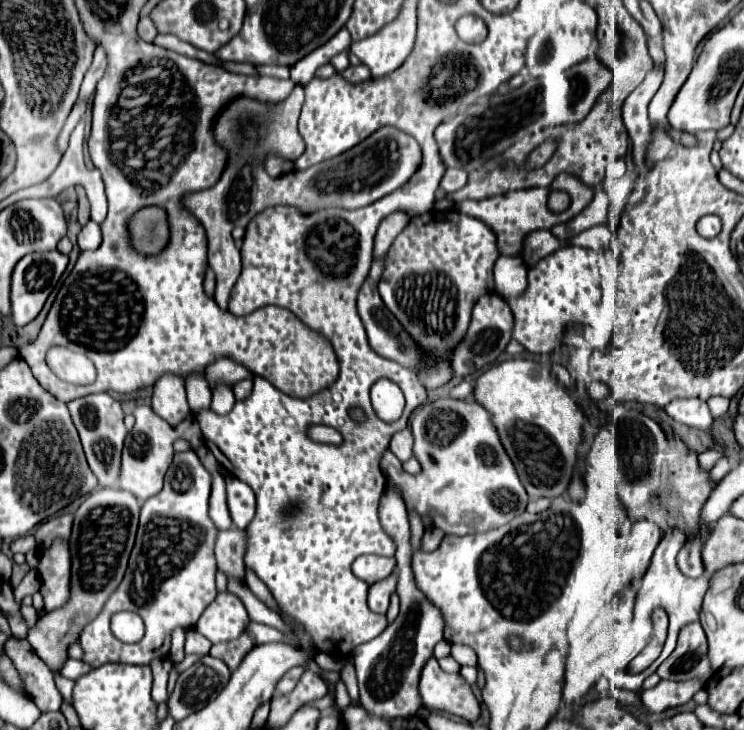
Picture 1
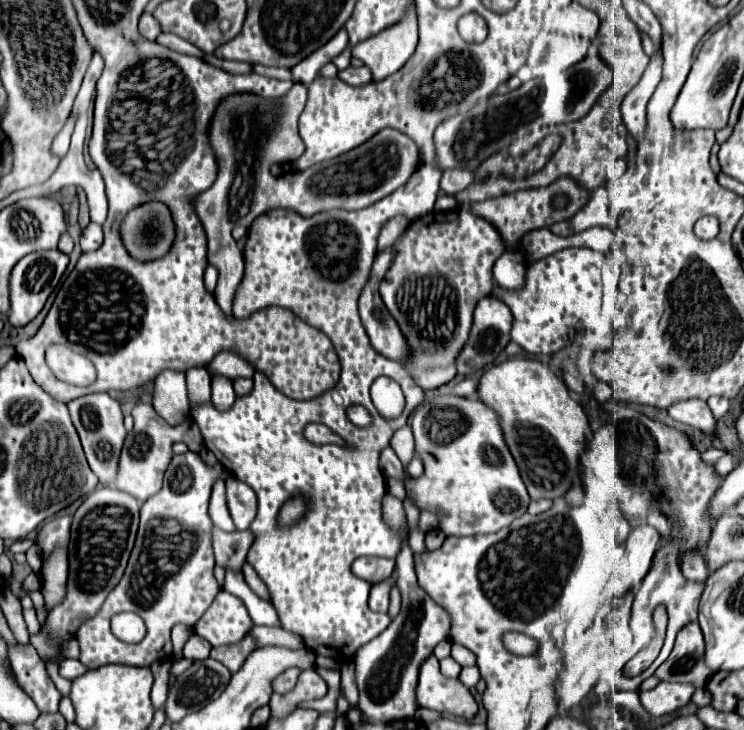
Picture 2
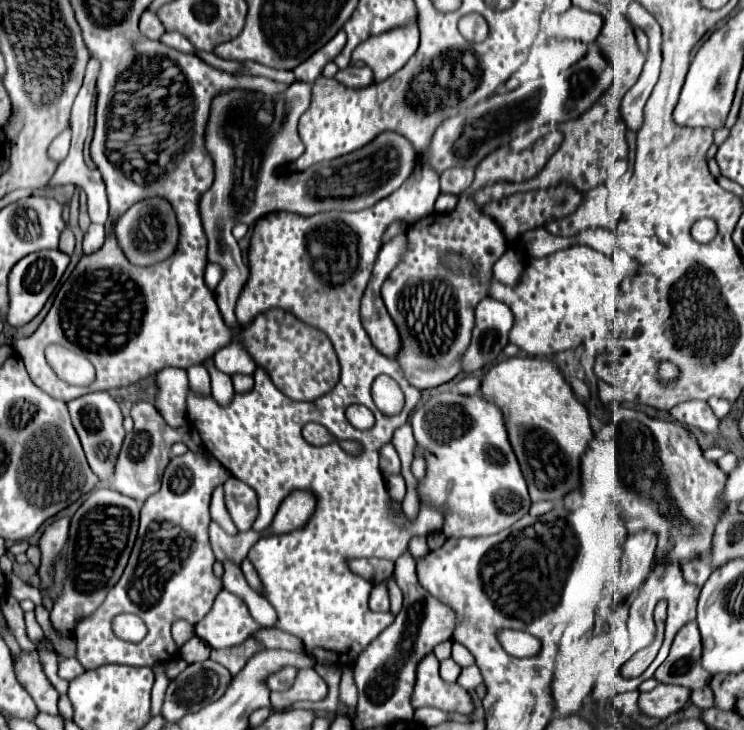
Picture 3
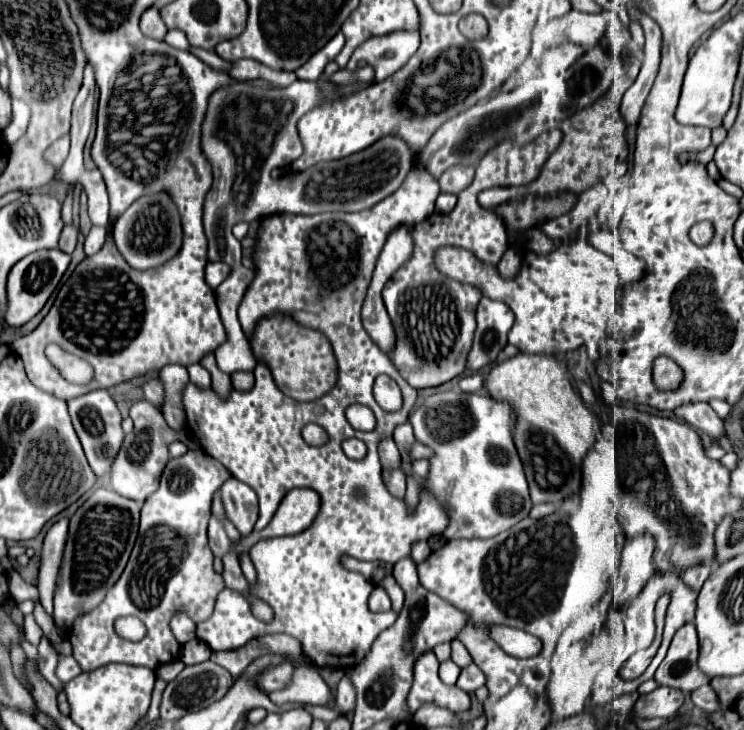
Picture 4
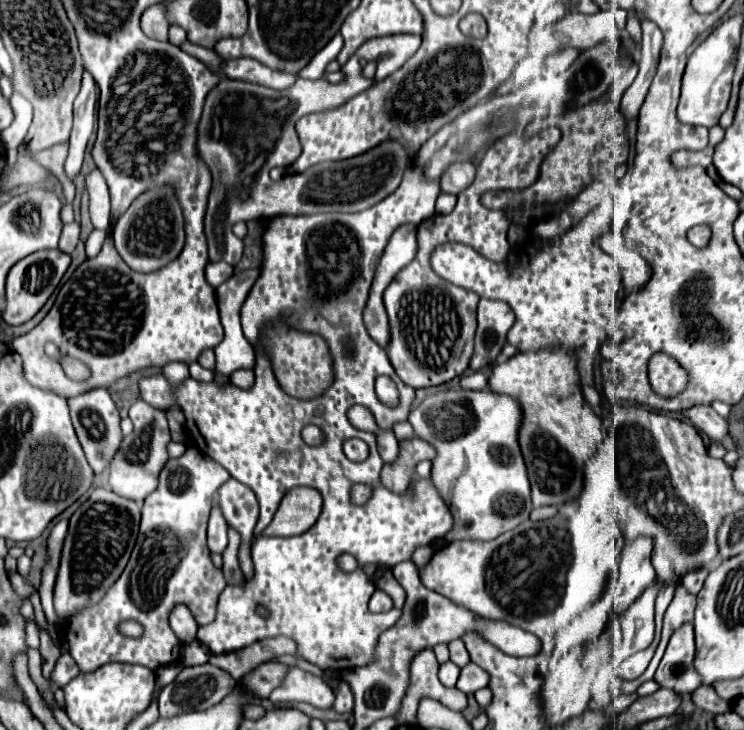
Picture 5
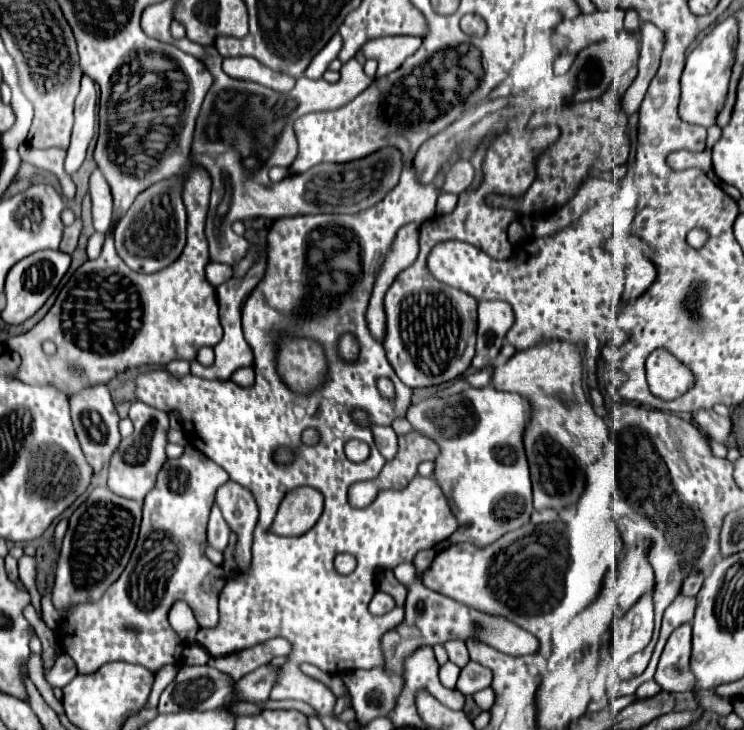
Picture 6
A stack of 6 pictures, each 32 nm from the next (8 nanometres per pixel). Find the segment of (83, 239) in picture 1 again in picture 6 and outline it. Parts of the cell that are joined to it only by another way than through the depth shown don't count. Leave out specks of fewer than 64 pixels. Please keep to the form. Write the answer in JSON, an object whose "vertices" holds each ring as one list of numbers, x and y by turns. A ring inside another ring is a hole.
{"vertices":[[98,232,88,240,88,248,86,248,86,252,88,252,88,258,90,258,90,260,94,260,94,258,100,256,102,244,104,244,104,234,98,234]]}

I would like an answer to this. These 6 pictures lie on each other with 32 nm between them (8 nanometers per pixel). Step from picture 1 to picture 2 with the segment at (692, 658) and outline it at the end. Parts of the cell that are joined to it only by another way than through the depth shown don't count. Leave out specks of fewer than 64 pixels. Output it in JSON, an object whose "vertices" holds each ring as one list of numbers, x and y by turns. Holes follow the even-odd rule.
{"vertices":[[698,622,686,624,674,642,674,648,666,662,656,670,658,680,692,684,704,688,712,672,704,668,704,638]]}

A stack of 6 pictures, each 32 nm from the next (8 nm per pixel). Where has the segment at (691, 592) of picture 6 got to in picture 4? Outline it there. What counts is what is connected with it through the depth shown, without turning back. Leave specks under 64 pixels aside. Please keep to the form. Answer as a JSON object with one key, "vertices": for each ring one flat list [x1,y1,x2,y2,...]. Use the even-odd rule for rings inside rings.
{"vertices":[[700,564,700,566,696,566,696,568,688,568,688,570,682,574,682,580,684,580,684,584,686,584,688,588,692,588,694,592,698,592,698,590,702,588,704,580,708,578,708,574,710,574,708,564]]}

